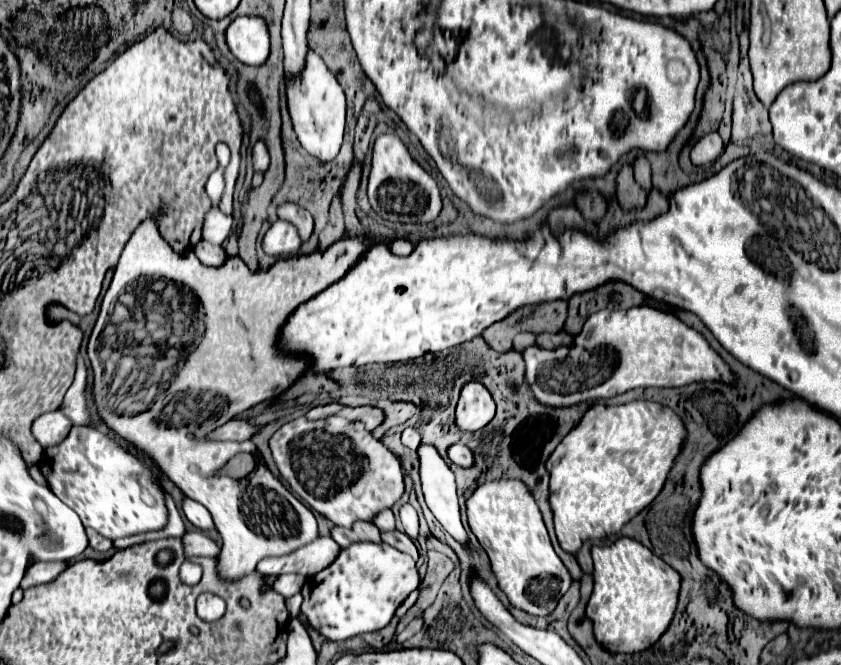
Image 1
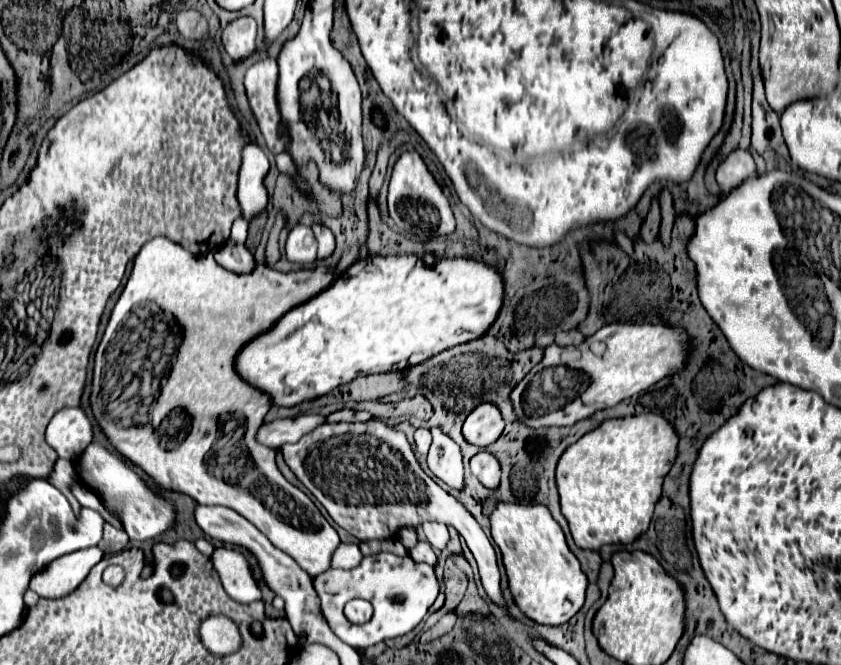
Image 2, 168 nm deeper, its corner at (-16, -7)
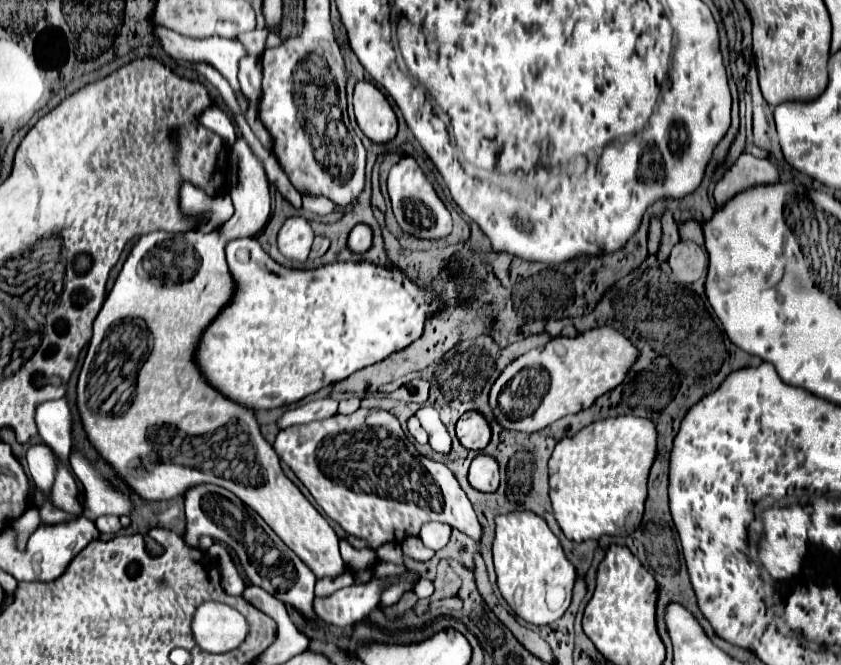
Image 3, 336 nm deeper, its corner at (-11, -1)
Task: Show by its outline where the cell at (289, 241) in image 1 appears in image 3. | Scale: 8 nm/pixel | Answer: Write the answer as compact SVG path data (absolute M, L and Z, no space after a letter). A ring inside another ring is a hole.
M289 217L277 235L279 251L293 261L305 261L311 243L313 243L313 229L311 223L303 217Z

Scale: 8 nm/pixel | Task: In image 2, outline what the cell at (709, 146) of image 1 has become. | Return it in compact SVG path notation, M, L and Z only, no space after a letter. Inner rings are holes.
M734 149L716 169L716 181L722 193L728 193L750 177L756 177L756 165L752 155L744 149Z

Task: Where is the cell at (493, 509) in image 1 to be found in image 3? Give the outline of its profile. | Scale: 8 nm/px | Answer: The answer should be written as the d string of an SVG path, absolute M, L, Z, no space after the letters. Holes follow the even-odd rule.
M511 513L495 519L497 533L493 541L493 561L497 587L509 607L527 623L549 625L557 621L571 603L575 567L565 557L559 539L547 523L535 513Z

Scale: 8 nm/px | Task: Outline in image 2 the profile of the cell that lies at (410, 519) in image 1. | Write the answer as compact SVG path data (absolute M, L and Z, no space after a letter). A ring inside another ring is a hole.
M424 523L424 535L434 549L444 549L448 543L448 529L442 523Z

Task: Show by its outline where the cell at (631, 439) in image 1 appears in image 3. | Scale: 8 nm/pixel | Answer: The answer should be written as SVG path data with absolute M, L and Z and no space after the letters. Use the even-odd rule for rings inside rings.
M629 415L595 421L581 429L577 435L561 439L549 459L549 497L553 515L563 535L577 543L599 539L601 535L631 535L641 523L643 503L647 497L647 475L655 459L655 447L655 425L651 425L651 421Z

